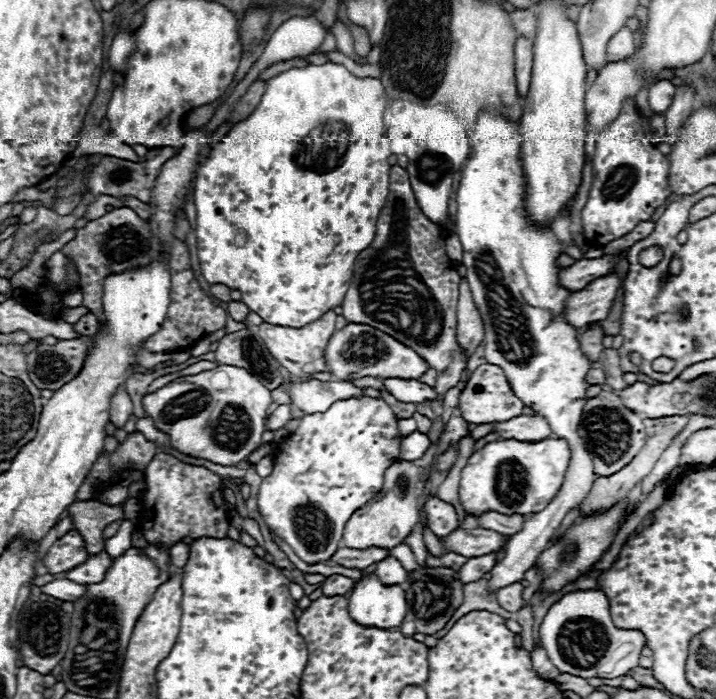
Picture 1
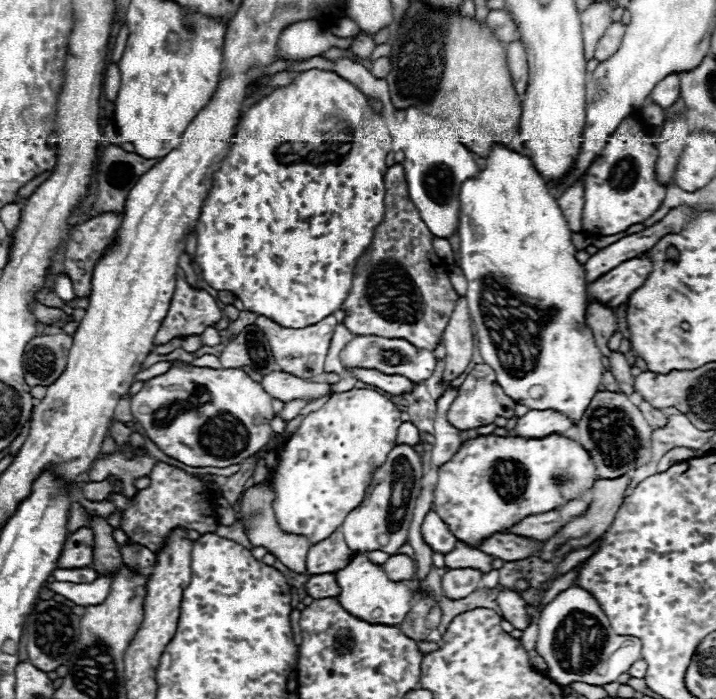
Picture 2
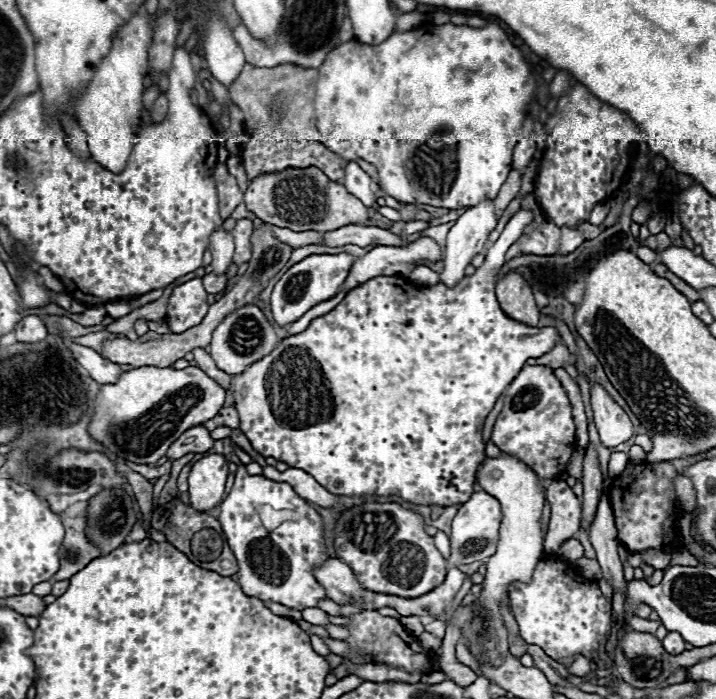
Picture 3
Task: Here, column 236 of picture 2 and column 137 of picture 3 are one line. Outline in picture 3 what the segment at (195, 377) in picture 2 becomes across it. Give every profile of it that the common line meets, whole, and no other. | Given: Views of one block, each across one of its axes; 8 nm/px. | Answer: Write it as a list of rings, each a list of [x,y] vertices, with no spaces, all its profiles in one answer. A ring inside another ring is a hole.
[[[140,366],[122,372],[116,384],[104,384],[98,392],[90,434],[102,442],[110,454],[136,464],[154,464],[166,456],[168,446],[188,428],[214,418],[226,400],[226,390],[196,366],[184,370]]]

